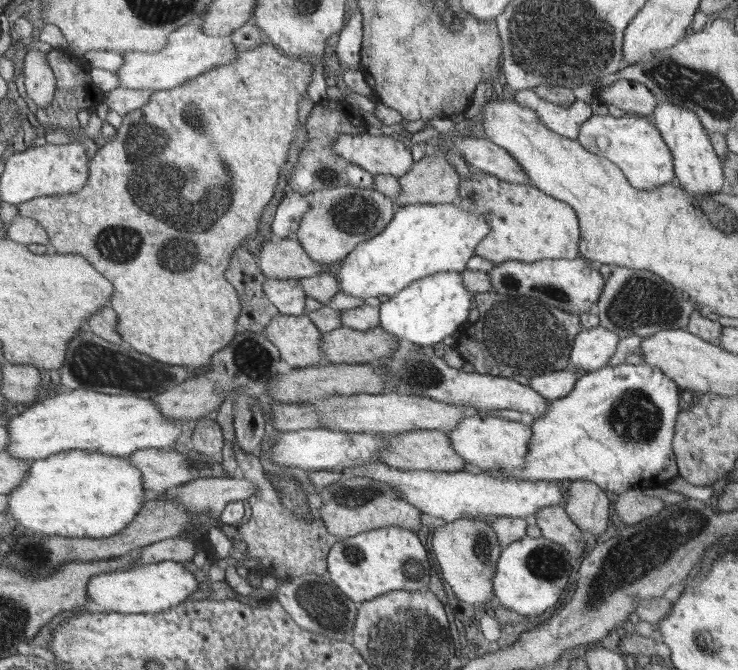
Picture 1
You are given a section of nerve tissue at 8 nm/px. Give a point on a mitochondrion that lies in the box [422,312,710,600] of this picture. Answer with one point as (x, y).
(634, 418)

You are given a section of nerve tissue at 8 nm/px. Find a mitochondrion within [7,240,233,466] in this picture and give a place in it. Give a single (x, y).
(95, 366)

